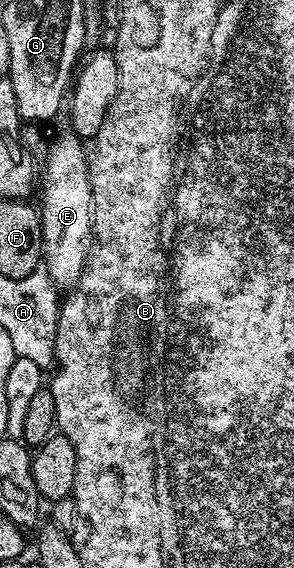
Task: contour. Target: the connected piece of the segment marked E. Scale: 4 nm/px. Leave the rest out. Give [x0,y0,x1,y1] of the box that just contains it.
[38,131,94,287]

